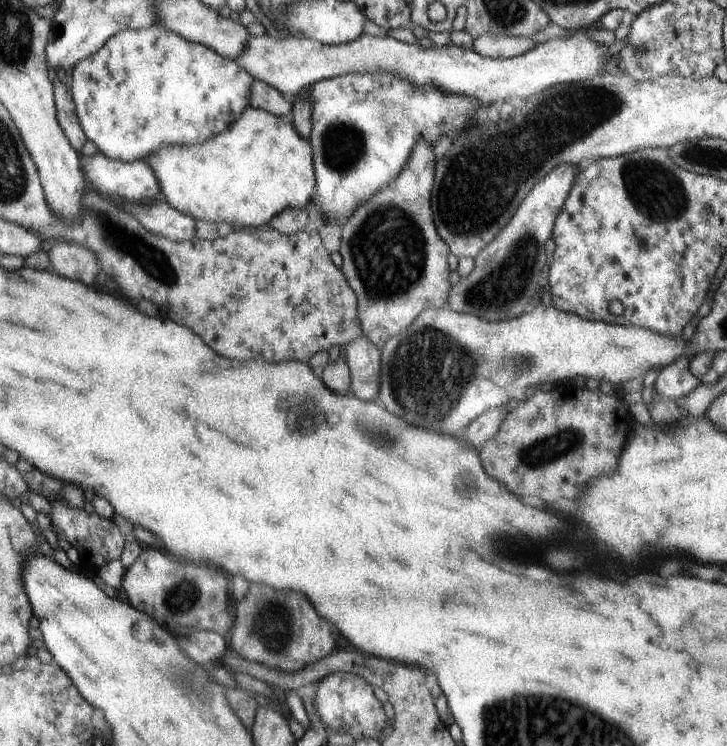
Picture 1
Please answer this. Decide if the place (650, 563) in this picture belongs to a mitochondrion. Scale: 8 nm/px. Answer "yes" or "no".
no

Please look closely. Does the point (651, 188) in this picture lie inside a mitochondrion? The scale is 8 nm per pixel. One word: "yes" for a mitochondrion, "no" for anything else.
yes

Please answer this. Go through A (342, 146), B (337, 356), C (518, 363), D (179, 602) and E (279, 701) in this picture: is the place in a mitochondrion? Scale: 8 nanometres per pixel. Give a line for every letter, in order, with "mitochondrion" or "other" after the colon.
A: mitochondrion
B: other
C: mitochondrion
D: mitochondrion
E: other

